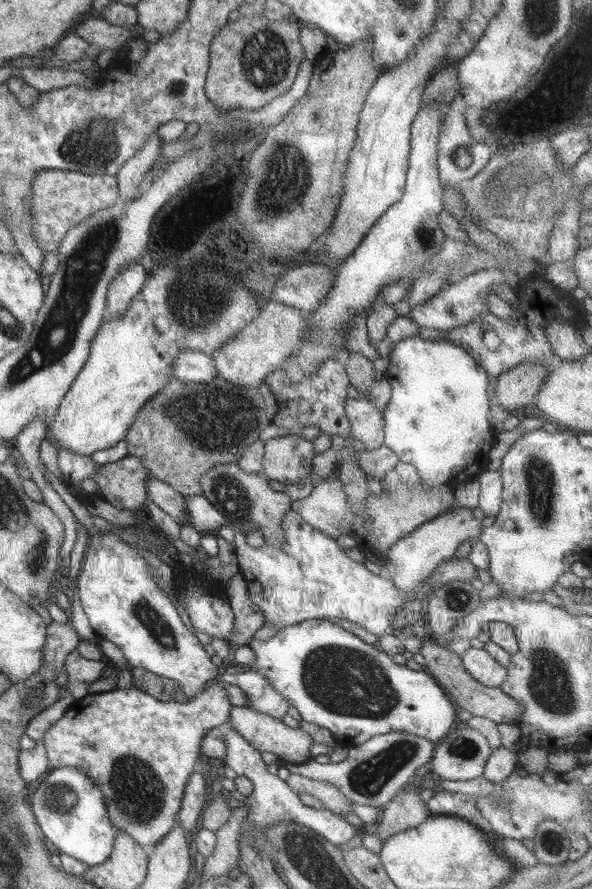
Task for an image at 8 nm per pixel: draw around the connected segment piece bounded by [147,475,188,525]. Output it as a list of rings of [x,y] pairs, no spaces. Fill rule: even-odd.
[[[153,475],[147,482],[147,490],[150,501],[158,505],[180,525],[188,524],[185,498],[175,492],[171,485]]]

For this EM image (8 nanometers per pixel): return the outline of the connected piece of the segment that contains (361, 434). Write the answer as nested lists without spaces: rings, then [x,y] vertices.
[[[347,398],[344,408],[351,425],[351,436],[364,444],[362,451],[376,450],[384,445],[384,426],[379,408],[366,398],[363,400]]]

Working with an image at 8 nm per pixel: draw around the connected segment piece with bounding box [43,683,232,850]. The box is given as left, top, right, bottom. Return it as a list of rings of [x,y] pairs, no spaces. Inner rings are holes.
[[[211,683],[206,687],[204,691],[199,693],[188,701],[161,701],[155,696],[148,694],[146,691],[142,691],[140,688],[136,688],[134,685],[130,688],[118,689],[115,688],[112,691],[106,691],[103,693],[88,694],[81,699],[74,699],[68,711],[64,713],[52,726],[48,727],[48,730],[44,733],[44,748],[46,748],[46,756],[50,760],[50,768],[56,769],[60,766],[68,768],[80,768],[80,772],[84,772],[90,780],[94,780],[94,784],[98,784],[104,796],[104,802],[106,802],[106,808],[108,808],[108,818],[110,822],[114,824],[117,832],[123,831],[138,844],[144,850],[150,850],[164,839],[165,834],[168,834],[175,825],[177,819],[177,812],[181,809],[182,796],[184,796],[184,788],[188,782],[188,778],[194,774],[197,770],[198,761],[202,758],[200,743],[206,736],[206,731],[210,729],[218,729],[226,721],[229,720],[230,710],[232,710],[232,702],[230,697],[226,693],[226,687],[222,685],[216,685]]]

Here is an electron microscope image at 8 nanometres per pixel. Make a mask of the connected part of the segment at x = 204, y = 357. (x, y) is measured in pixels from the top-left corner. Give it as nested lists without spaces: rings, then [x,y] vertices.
[[[181,350],[171,367],[173,378],[181,382],[210,383],[218,378],[210,355],[194,350]]]

